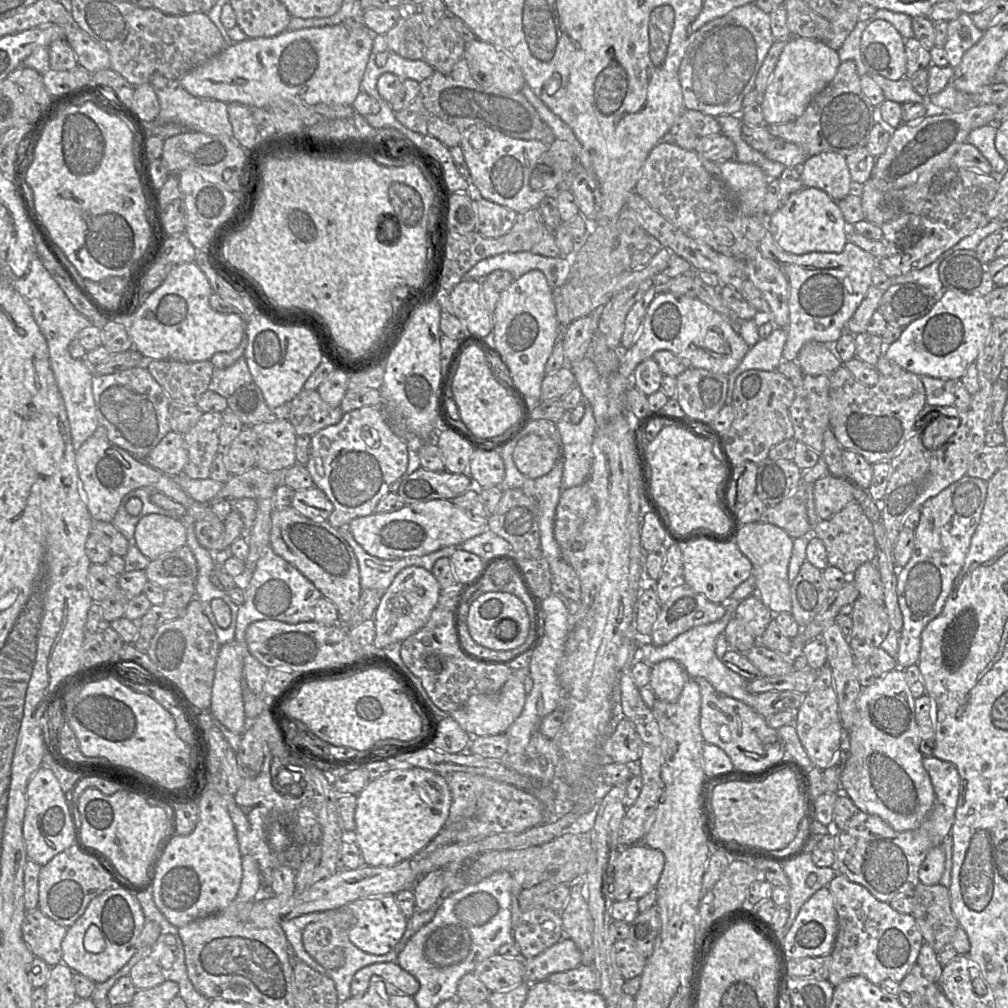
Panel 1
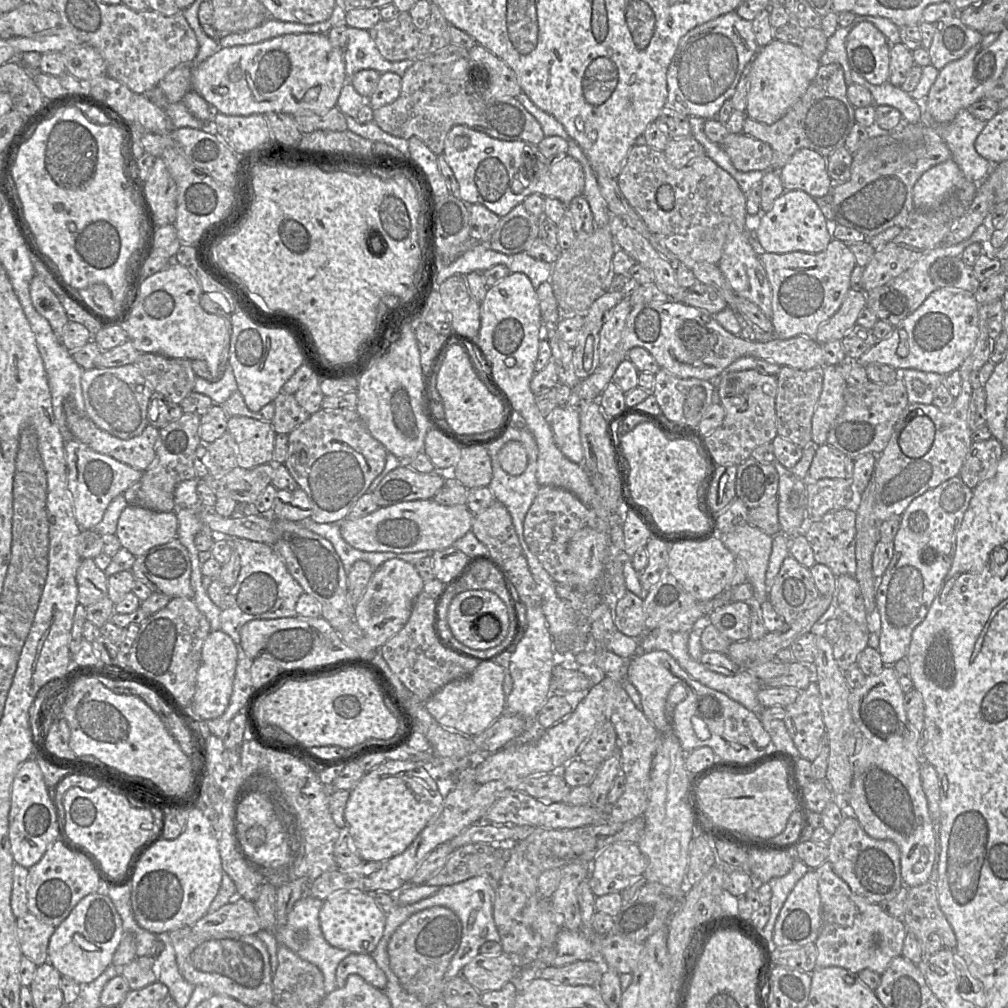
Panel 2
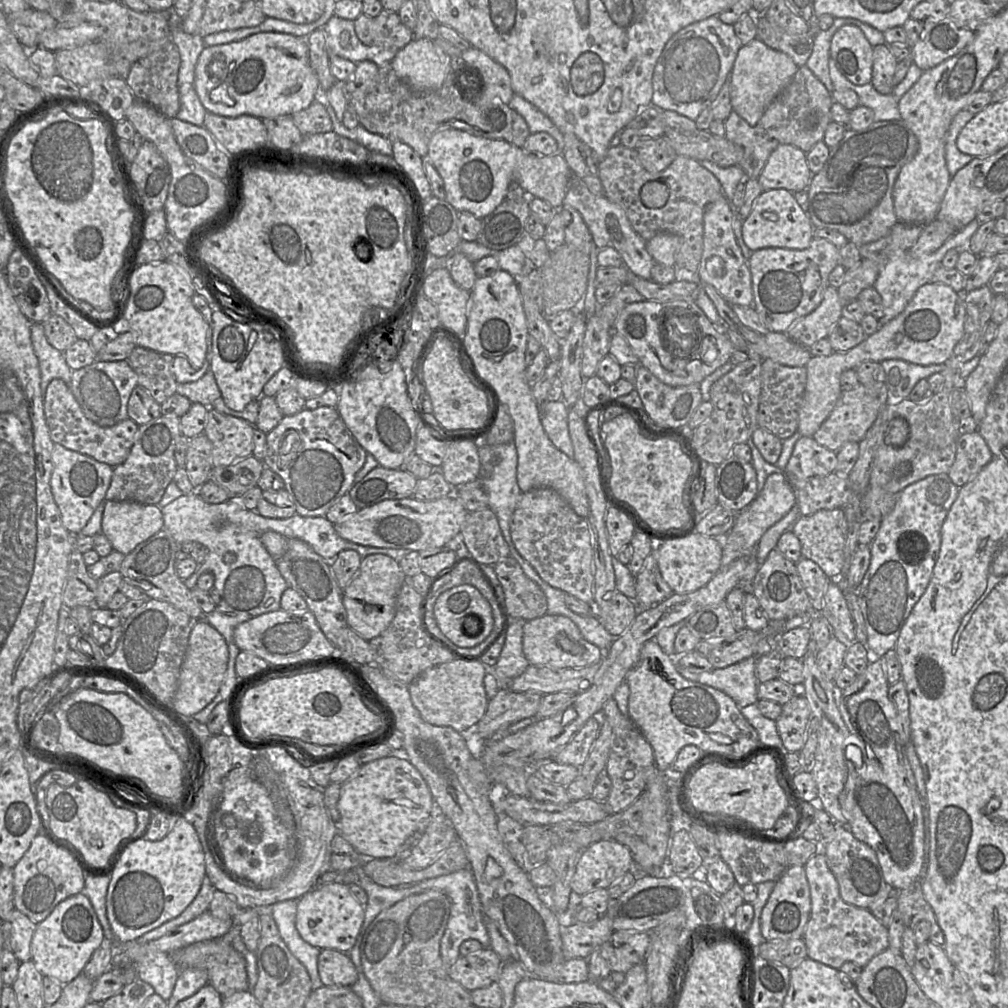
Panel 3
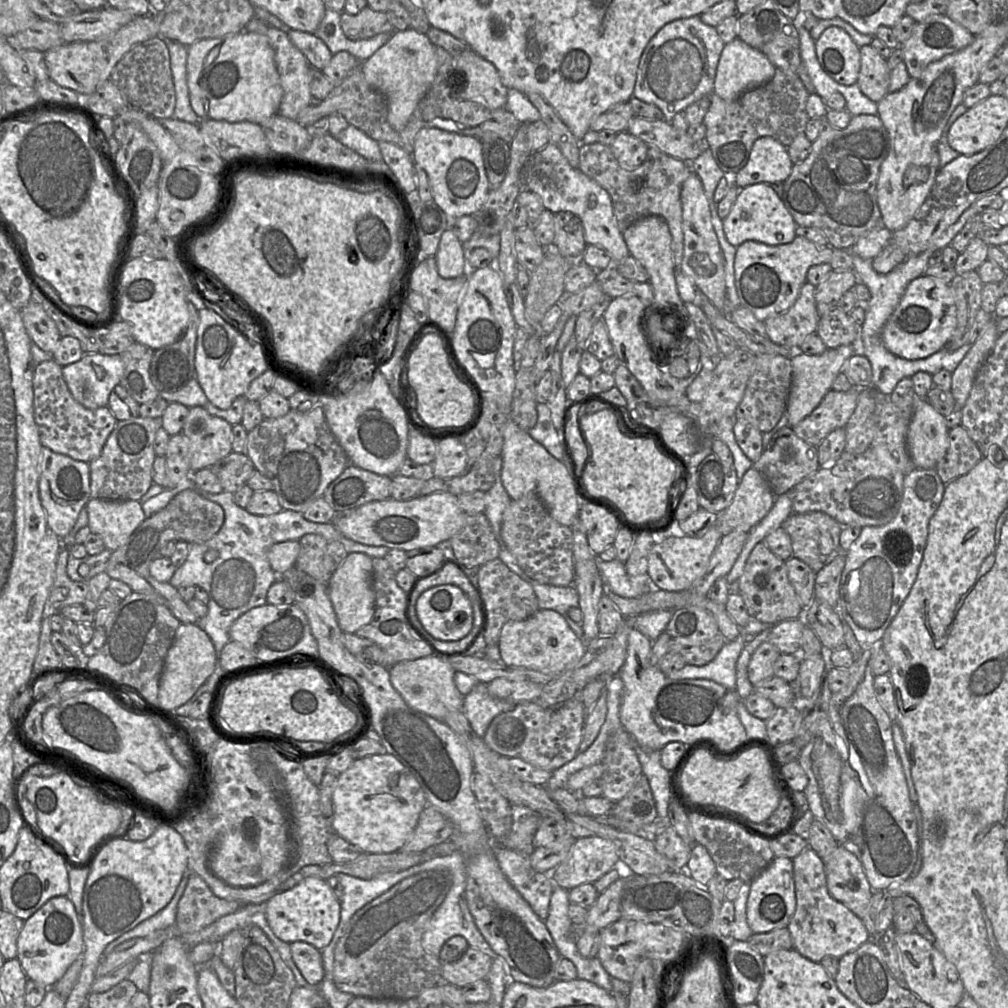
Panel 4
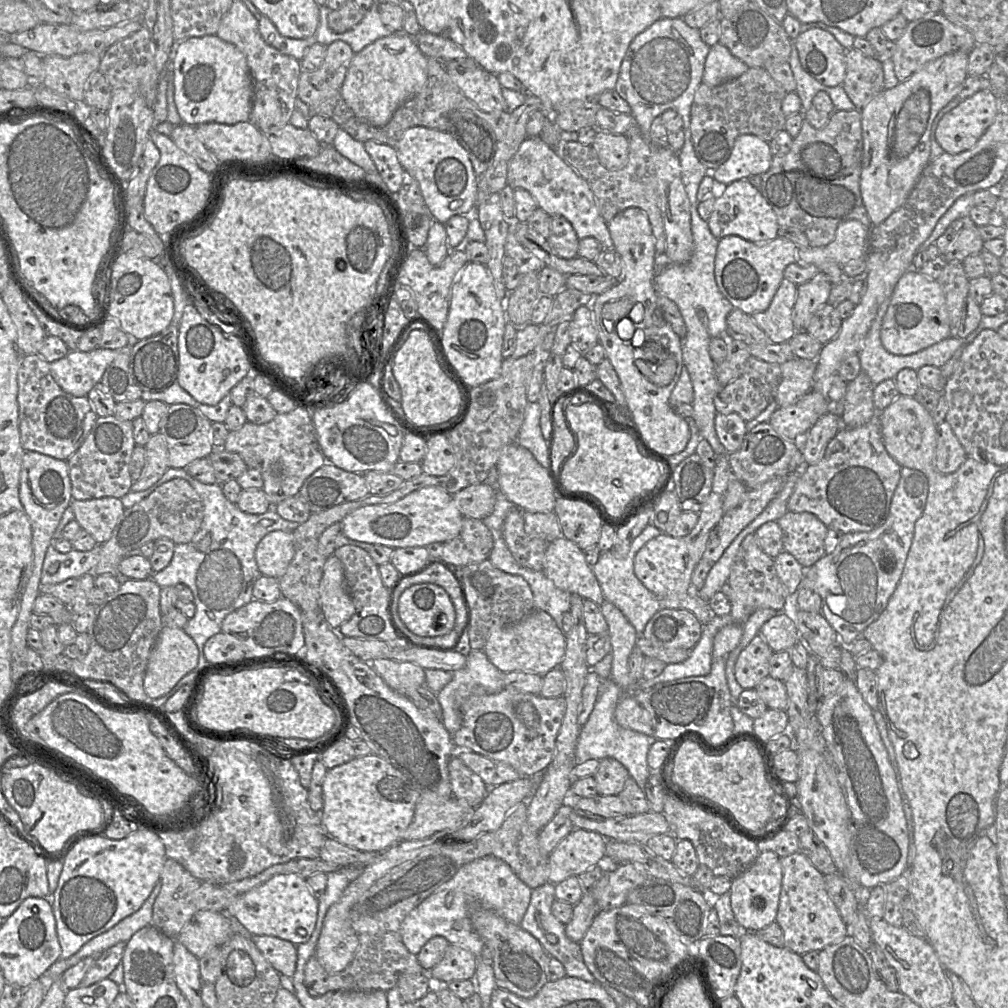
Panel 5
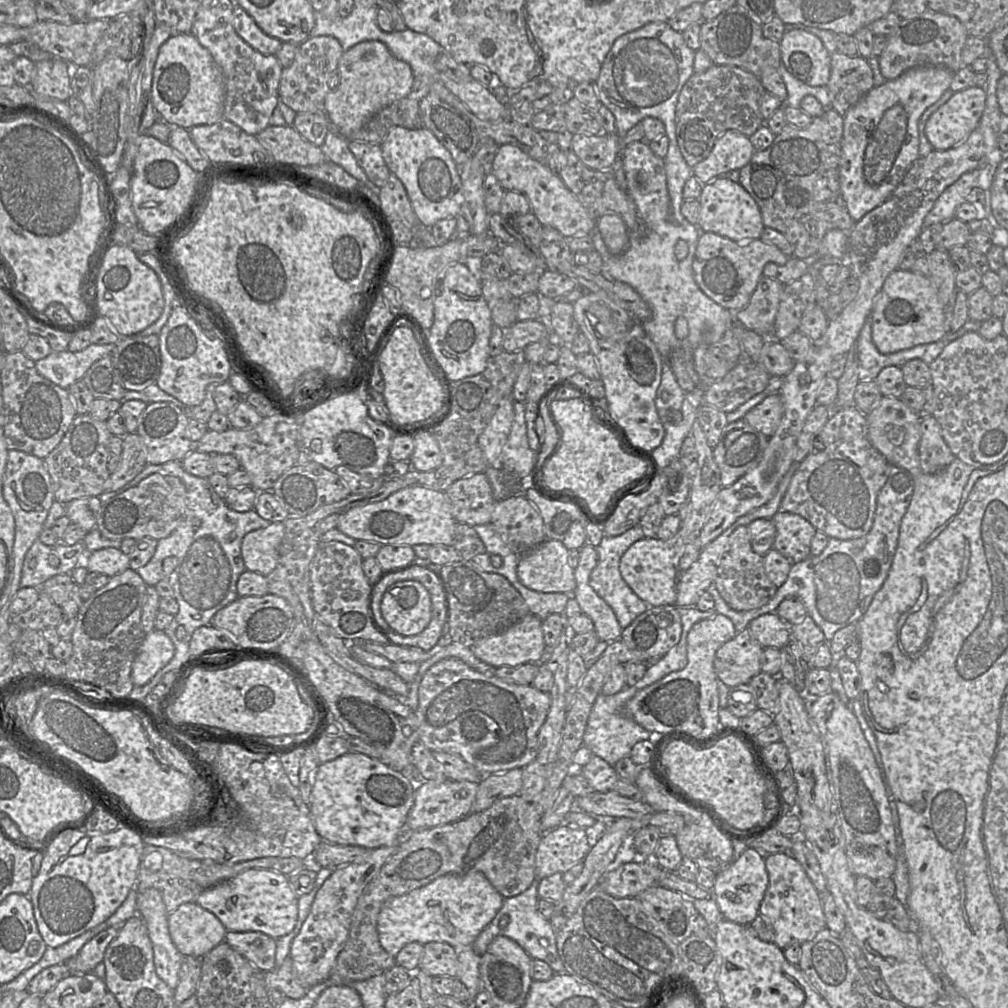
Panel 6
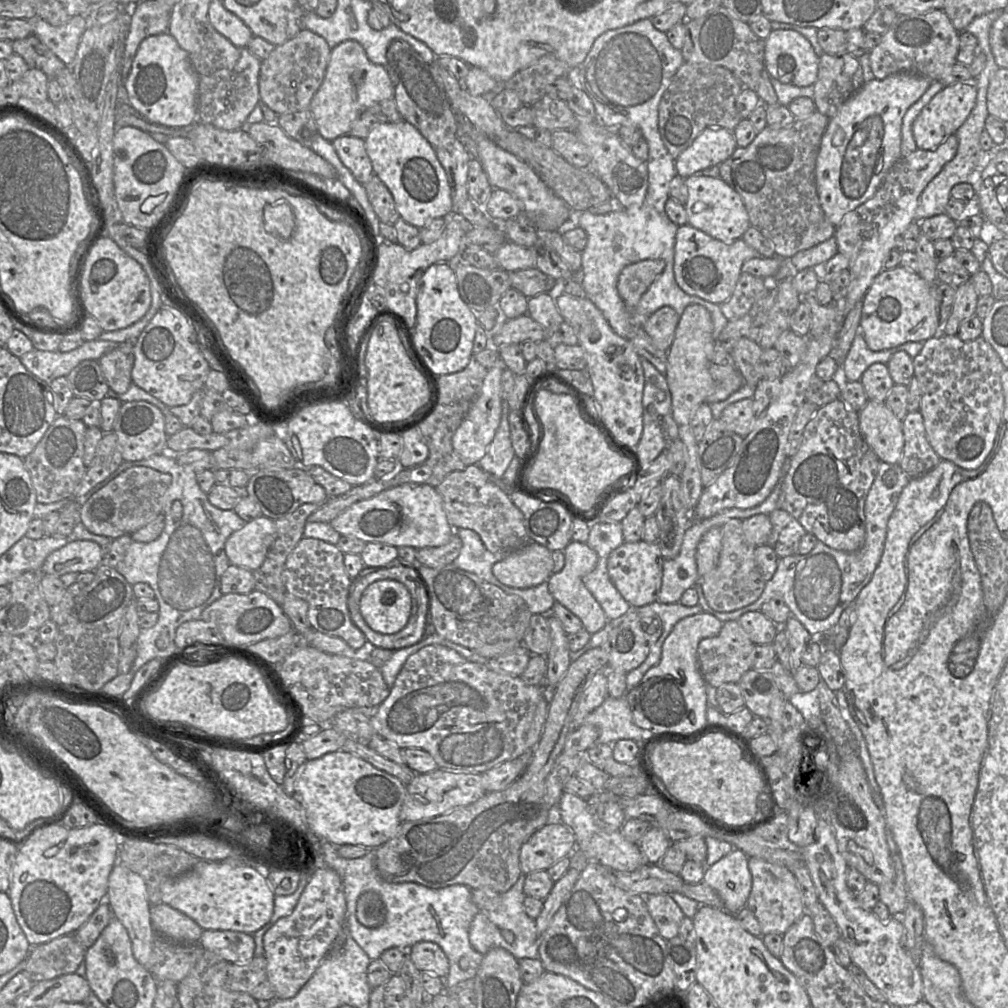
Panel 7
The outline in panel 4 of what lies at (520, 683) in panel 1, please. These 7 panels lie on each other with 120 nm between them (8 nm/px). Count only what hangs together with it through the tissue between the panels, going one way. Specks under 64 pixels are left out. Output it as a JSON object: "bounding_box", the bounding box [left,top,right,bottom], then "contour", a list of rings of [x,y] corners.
{"bounding_box":[389,655,464,721],"contour":[[[436,655],[396,663],[389,668],[390,680],[406,704],[421,713],[444,721],[452,711],[461,710],[464,695],[457,689],[454,681],[456,671],[447,658]]]}

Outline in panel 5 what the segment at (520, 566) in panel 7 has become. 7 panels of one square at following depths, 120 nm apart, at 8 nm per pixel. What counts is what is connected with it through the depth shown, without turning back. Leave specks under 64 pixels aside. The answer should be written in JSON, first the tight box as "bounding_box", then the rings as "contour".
{"bounding_box":[542,537,606,604],"contour":[[[564,537],[550,542],[542,572],[556,587],[570,594],[598,604],[606,600],[585,552]]]}

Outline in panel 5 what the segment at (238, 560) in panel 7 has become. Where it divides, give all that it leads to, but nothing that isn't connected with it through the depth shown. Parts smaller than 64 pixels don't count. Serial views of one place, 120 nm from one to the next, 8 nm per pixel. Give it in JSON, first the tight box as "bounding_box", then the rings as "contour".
{"bounding_box":[255,531,295,578],"contour":[[[273,531],[265,535],[255,550],[255,560],[263,576],[281,578],[295,555],[293,532]]]}

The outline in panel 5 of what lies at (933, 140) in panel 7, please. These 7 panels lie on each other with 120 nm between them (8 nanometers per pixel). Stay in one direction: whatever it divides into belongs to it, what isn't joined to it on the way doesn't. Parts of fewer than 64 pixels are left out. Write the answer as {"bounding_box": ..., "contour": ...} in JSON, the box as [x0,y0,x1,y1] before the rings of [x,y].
{"bounding_box":[935,90,999,153],"contour":[[[980,90],[942,116],[935,128],[935,137],[945,152],[961,153],[976,145],[999,113],[999,98],[991,90]]]}

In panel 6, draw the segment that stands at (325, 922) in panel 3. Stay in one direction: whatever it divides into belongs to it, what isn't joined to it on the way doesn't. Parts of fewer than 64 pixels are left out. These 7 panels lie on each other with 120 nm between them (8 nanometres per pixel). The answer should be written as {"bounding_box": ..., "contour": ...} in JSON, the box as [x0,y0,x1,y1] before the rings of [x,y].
{"bounding_box":[195,870,298,939],"contour":[[[246,870],[203,891],[195,903],[213,913],[228,931],[261,932],[279,939],[291,933],[297,924],[298,896],[286,875],[270,870]]]}

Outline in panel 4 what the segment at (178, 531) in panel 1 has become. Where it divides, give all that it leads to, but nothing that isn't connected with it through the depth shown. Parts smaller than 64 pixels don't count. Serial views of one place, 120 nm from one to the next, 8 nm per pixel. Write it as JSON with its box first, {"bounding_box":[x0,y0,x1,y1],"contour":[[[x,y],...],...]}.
{"bounding_box":[85,499,147,550],"contour":[[[91,499],[85,506],[91,533],[97,534],[106,549],[117,550],[147,518],[142,502]]]}

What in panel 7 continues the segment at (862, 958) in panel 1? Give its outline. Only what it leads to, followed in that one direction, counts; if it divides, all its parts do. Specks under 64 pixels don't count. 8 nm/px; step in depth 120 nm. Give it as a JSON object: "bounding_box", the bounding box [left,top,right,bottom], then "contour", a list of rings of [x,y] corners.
{"bounding_box":[746,858,805,935],"contour":[[[749,858],[748,868],[752,876],[752,887],[746,907],[757,918],[763,935],[783,935],[798,919],[805,915],[802,896],[794,873],[787,867],[759,858]]]}

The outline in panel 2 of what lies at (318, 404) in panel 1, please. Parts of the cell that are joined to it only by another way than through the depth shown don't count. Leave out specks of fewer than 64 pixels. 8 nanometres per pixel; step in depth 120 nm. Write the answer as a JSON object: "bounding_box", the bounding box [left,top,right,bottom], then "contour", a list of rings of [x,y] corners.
{"bounding_box":[271,393,310,434],"contour":[[[279,393],[273,404],[275,413],[271,424],[276,434],[289,434],[310,416],[290,394]]]}

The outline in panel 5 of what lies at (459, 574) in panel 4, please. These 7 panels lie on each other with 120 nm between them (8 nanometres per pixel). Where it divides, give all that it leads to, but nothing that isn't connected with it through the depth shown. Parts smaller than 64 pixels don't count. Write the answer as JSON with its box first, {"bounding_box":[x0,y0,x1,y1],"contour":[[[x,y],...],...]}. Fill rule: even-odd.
{"bounding_box":[390,561,468,646],"contour":[[[442,561],[435,562],[436,563],[433,566],[420,574],[400,579],[397,585],[391,590],[390,615],[392,622],[397,631],[415,646],[440,644],[443,643],[444,639],[450,639],[448,641],[459,640],[468,623],[468,609],[460,582],[455,575],[455,569],[446,565]],[[422,583],[432,583],[442,587],[451,598],[456,611],[456,622],[454,629],[447,634],[450,637],[435,639],[438,637],[430,638],[414,635],[401,621],[398,614],[398,600],[400,595],[406,588]]]}

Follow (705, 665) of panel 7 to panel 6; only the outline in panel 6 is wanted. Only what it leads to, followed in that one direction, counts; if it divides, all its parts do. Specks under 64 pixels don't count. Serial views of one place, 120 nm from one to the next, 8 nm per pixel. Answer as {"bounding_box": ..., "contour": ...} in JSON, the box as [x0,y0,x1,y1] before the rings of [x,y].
{"bounding_box":[714,628,763,687],"contour":[[[748,628],[737,632],[715,654],[714,669],[717,679],[729,687],[748,684],[761,672],[763,649]]]}

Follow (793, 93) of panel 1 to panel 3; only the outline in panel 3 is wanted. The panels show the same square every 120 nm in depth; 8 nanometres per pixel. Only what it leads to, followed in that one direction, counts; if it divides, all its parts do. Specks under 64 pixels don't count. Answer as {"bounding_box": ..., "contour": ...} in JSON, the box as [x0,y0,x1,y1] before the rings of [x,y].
{"bounding_box":[729,39,799,125],"contour":[[[759,39],[742,45],[729,77],[730,99],[734,112],[755,125],[775,97],[790,83],[799,67],[785,53],[776,51]]]}

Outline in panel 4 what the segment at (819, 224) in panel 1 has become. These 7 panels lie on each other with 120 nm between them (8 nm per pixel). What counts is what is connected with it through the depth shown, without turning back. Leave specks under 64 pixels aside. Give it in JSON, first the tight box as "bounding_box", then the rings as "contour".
{"bounding_box":[723,184,797,247],"contour":[[[752,184],[743,187],[729,212],[723,219],[723,231],[727,241],[738,247],[745,241],[770,246],[789,244],[796,238],[797,224],[770,184]]]}

